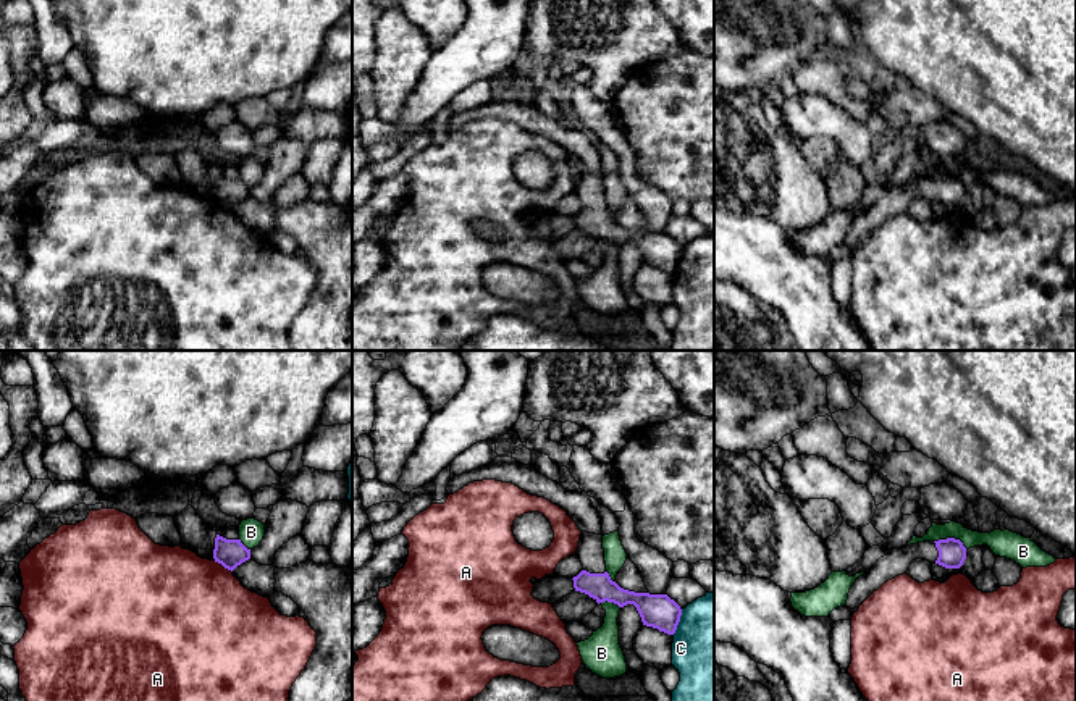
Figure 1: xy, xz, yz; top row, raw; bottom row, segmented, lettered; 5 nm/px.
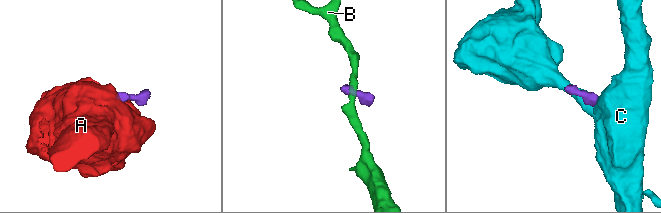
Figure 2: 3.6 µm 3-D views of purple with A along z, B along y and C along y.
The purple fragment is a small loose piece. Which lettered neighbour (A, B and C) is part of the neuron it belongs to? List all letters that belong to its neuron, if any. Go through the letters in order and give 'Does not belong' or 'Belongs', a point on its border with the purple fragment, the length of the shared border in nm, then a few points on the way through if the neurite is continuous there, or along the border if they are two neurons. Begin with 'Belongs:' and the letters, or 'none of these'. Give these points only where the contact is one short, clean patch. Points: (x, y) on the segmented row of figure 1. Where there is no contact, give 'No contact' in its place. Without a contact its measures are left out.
Belongs: none of these
A: Does not belong. Touches purple at xy (223, 566). Shared border 110 nm. Boundary: xy (214, 561), (231, 572)
B: Does not belong. Touches purple at yz (950, 538). Shared border 170 nm. Boundary: yz (934, 540), (957, 538), (966, 548)
C: Does not belong. Touches purple at xz (679, 621). Shared border 140 nm. Boundary: xz (682, 609), (680, 621), (672, 633)

